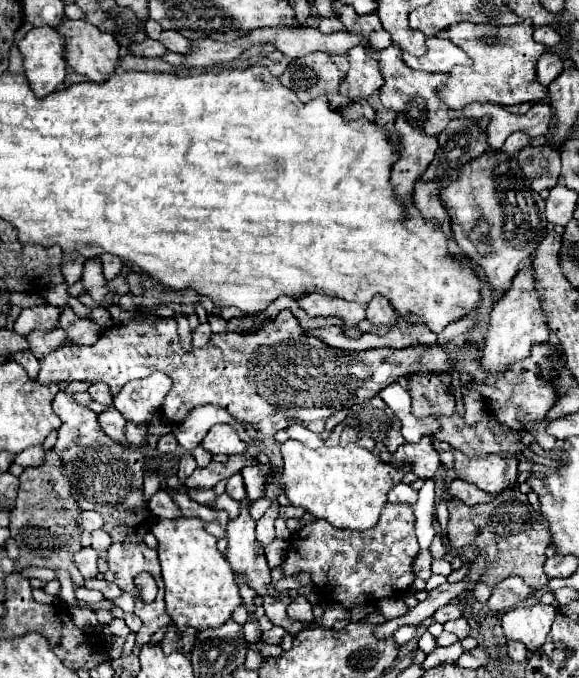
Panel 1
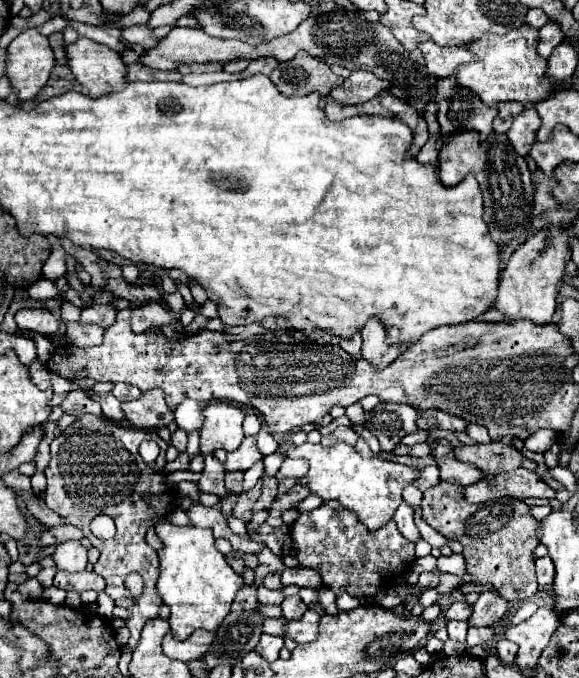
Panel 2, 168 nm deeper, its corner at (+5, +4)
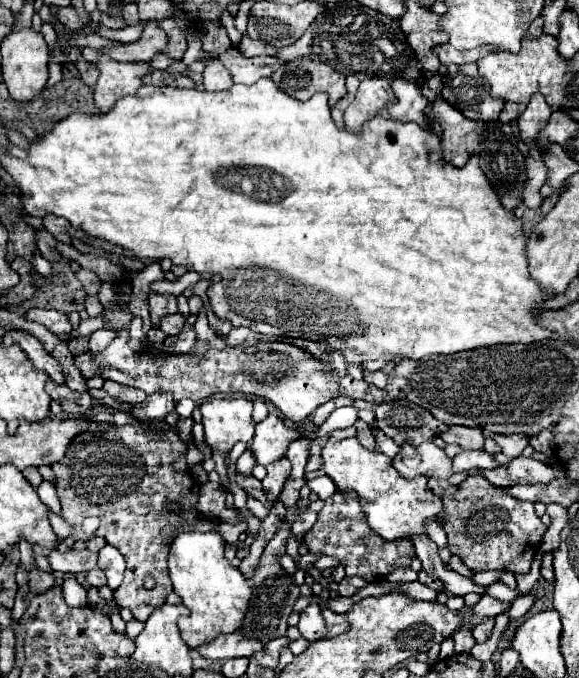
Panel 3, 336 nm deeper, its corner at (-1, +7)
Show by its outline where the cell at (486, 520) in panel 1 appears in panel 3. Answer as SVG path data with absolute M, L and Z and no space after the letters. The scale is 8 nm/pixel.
M471 474L455 494L443 496L441 500L441 520L447 532L449 550L451 554L457 554L471 572L505 570L515 576L529 572L547 530L531 502L503 494L501 488L489 484L481 474Z

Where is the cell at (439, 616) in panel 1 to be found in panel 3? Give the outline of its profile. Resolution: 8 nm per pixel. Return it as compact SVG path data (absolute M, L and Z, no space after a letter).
M483 596L475 606L471 606L471 612L483 618L483 616L497 616L497 614L501 614L501 612L507 610L507 608L509 608L507 604L495 600L495 598L491 598L491 596Z

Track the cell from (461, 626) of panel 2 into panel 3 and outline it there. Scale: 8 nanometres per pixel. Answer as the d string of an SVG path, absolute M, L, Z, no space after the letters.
M459 628L453 634L453 640L455 640L455 652L469 652L475 644L475 638L471 636L469 628Z

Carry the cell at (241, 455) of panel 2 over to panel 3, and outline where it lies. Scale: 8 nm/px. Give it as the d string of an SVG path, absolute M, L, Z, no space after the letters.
M269 414L263 422L255 426L255 436L249 444L249 452L255 462L267 466L285 456L287 446L297 440L301 434L283 424L283 420L275 414Z

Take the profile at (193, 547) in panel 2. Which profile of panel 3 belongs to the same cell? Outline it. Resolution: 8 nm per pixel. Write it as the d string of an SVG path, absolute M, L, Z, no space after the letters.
M183 532L171 542L169 550L169 578L173 592L181 596L189 608L189 616L179 618L181 638L189 648L197 648L217 632L235 632L241 626L249 596L253 592L253 578L245 576L229 560L225 560L225 542L219 532Z

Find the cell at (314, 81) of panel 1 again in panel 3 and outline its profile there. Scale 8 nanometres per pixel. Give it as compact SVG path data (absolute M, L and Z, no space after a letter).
M305 56L281 64L281 68L271 78L277 88L297 100L307 100L315 92L327 92L330 107L347 94L345 76L341 72L333 70L325 62L315 62Z

